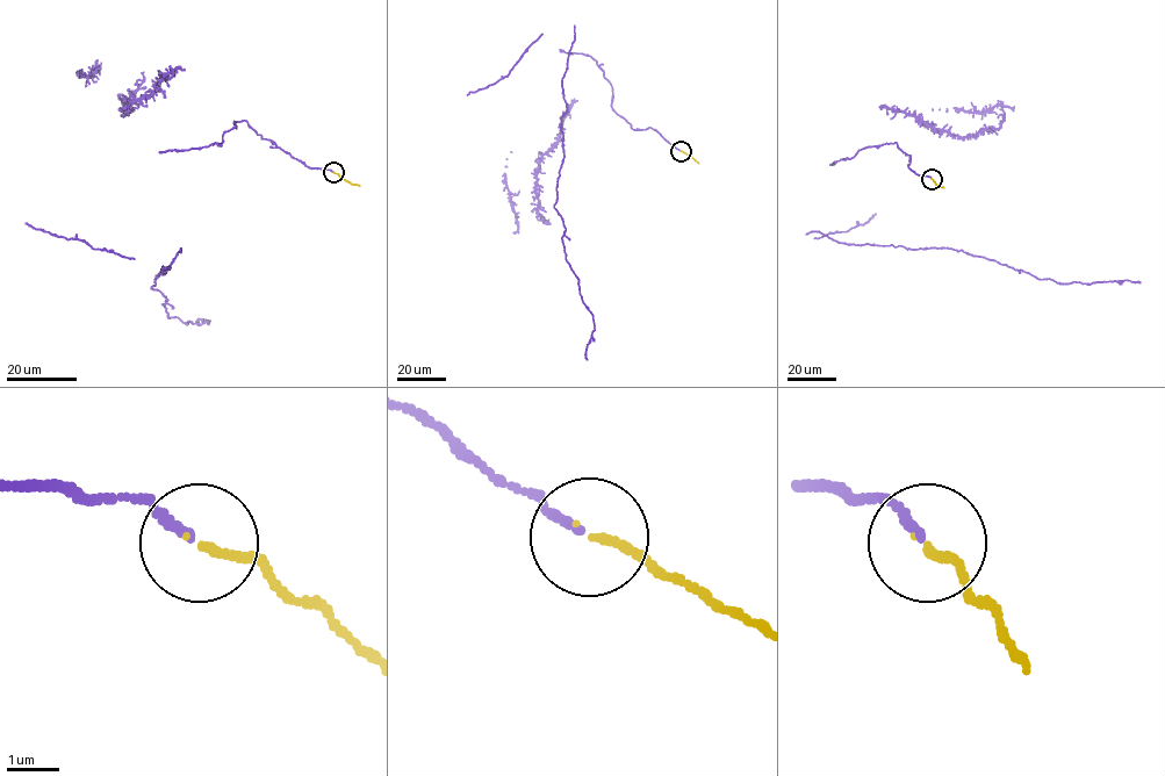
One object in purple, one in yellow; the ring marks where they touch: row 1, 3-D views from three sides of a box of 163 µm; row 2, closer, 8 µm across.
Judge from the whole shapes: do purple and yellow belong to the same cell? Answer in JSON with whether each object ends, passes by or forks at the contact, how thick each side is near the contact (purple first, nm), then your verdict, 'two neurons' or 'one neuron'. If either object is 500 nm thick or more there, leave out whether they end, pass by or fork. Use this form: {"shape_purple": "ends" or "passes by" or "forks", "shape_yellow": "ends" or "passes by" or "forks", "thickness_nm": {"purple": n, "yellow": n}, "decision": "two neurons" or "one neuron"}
{"shape_purple": "ends", "shape_yellow": "ends", "thickness_nm": {"purple": 170, "yellow": 150}, "decision": "one neuron"}

